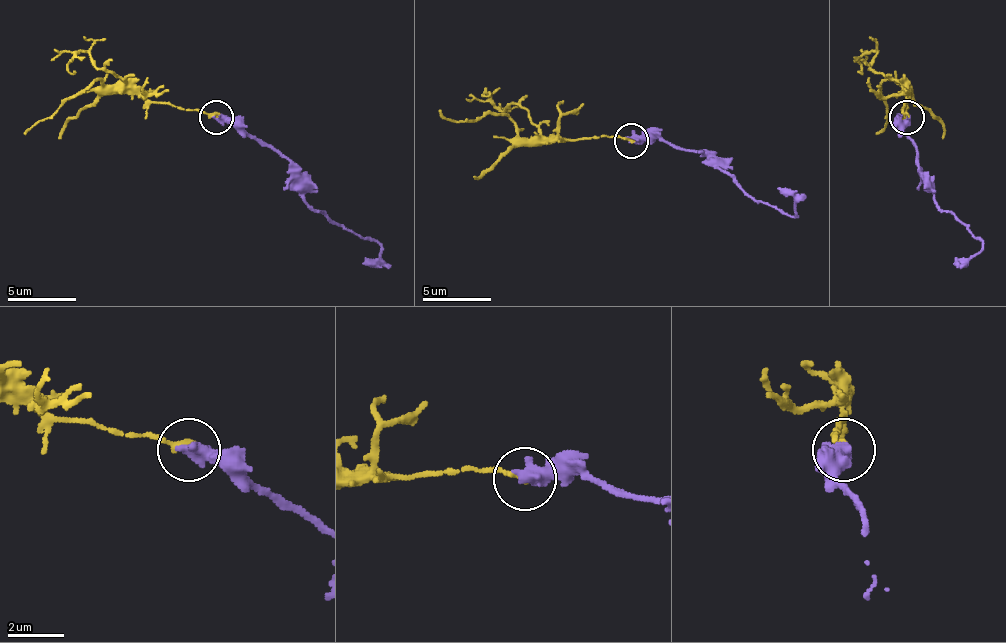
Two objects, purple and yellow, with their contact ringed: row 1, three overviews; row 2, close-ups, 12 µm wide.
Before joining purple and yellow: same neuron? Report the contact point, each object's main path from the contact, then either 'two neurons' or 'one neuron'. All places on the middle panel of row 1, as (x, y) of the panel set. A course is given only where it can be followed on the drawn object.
place (631, 141); course purple (631, 141), (672, 141), (702, 152), (750, 196), (791, 217), (794, 199), (777, 186); course yellow (631, 141), (617, 135), (521, 138), (511, 121), (487, 114), (450, 121), (439, 111); two neurons

